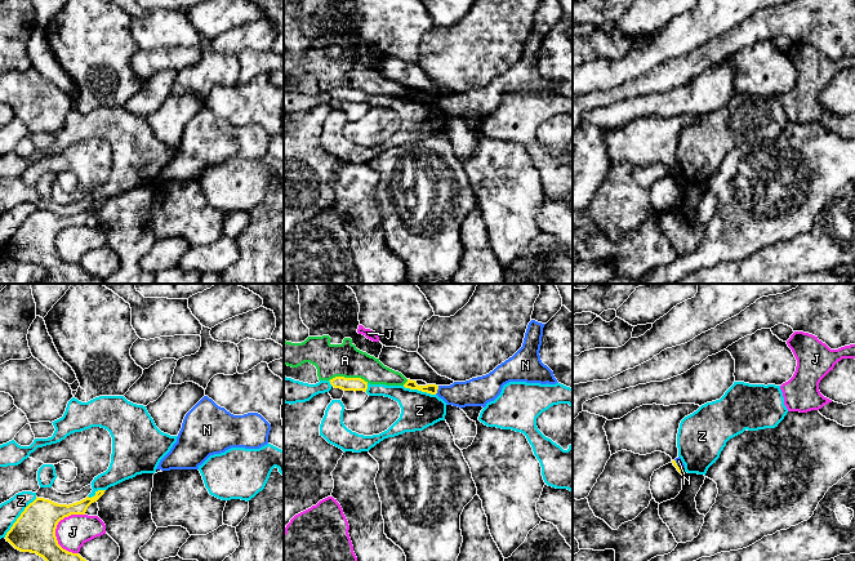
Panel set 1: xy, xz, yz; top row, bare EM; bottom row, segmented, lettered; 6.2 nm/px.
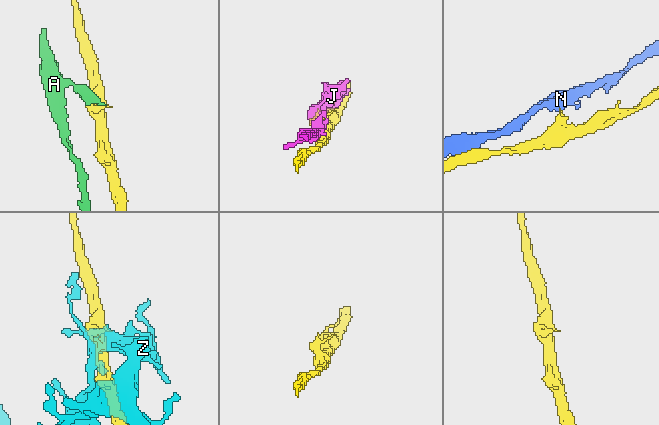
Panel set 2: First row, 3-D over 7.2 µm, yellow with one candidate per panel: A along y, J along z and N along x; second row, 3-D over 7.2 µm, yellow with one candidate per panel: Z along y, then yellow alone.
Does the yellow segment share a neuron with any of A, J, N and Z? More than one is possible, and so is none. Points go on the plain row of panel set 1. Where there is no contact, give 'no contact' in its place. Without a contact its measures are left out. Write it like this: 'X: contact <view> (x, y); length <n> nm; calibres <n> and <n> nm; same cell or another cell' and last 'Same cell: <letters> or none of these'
A: contact xz (348, 89); length 240 nm; calibres 80 and 200 nm; another cell
J: contact xy (57, 235); length 260 nm; calibres 260 and 200 nm; another cell
N: contact xz (437, 99); length 60 nm; calibres 60 and 180 nm; another cell
Z: contact xy (18, 228); length 320 nm; calibres 260 and 130 nm; another cell
Same cell: none of these

